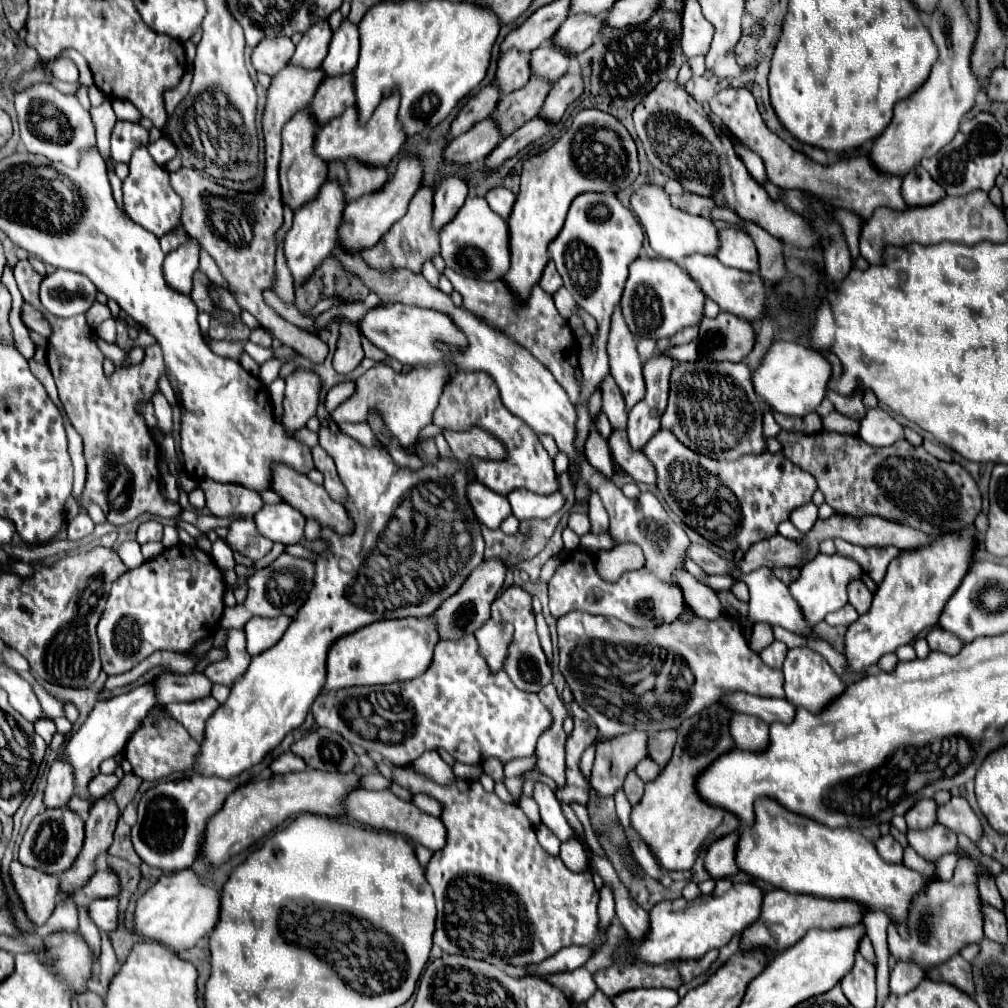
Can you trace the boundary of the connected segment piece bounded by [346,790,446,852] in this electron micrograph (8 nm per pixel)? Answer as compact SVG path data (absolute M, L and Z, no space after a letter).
M354 790L346 798L346 812L348 812L348 816L352 816L352 818L356 818L356 820L360 820L360 822L364 822L364 824L368 824L372 828L380 828L380 830L404 834L412 842L430 848L432 852L444 848L444 842L446 842L444 822L440 818L434 818L430 814L424 814L422 810L418 810L416 806L412 806L412 802L400 800L390 790L382 790L382 792Z

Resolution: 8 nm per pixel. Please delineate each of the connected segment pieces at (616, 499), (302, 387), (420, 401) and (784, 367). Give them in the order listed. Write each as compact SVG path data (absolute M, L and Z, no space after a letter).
M584 460L582 464L582 470L580 470L580 478L578 480L584 480L590 484L592 490L596 490L604 502L604 508L610 516L610 532L614 536L616 542L634 542L638 544L642 550L644 550L644 556L646 556L646 568L650 572L654 572L656 576L660 576L660 580L670 580L674 582L672 578L672 570L674 568L682 568L682 558L686 556L686 548L690 544L686 532L674 524L666 510L662 508L662 504L656 500L654 494L640 494L638 500L630 500L622 494L620 488L616 488L604 474L600 474L598 470L594 470L588 460Z
M296 370L286 378L282 426L288 438L294 436L316 414L320 402L320 378L308 370Z
M378 364L356 380L356 392L346 402L342 402L330 414L330 418L336 424L364 422L368 418L368 408L374 406L380 410L384 422L388 424L392 434L400 440L400 444L412 446L418 440L420 430L432 422L432 414L438 406L438 400L440 400L440 394L446 382L448 382L448 370L446 366L440 366L440 364L430 366L430 368L414 366L408 372L400 372L400 374L394 372L386 364Z
M776 340L760 360L758 368L752 372L752 384L762 402L766 402L774 412L788 416L806 416L820 406L830 376L830 362L820 354L794 342Z

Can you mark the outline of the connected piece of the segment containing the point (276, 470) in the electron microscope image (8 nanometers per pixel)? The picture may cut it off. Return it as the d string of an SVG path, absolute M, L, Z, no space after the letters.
M276 464L272 468L272 482L270 482L270 490L274 490L282 502L290 504L292 508L300 510L306 518L316 518L320 522L320 526L332 528L338 534L350 534L352 532L352 520L348 516L348 512L344 510L344 506L340 502L334 502L328 492L324 490L324 486L318 486L314 482L308 480L306 474L298 474L296 470L288 468L288 466L280 466Z

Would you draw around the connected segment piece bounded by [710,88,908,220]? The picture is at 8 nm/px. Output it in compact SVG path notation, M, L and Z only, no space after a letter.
M744 88L720 90L718 94L712 96L710 110L732 130L732 134L742 144L748 142L748 148L754 150L756 154L760 154L760 158L764 160L768 180L772 184L776 184L780 188L800 188L800 190L812 192L820 198L828 198L830 202L834 202L840 208L854 210L864 220L868 220L878 206L886 206L892 210L908 210L908 206L900 194L900 186L902 186L900 176L890 176L890 174L880 172L870 158L862 158L862 156L850 158L850 160L840 160L832 166L822 166L822 164L812 162L804 154L794 152L786 142L782 142L776 134L772 134L766 128L764 120L760 118L760 112L756 108L754 96L748 90L744 90Z

